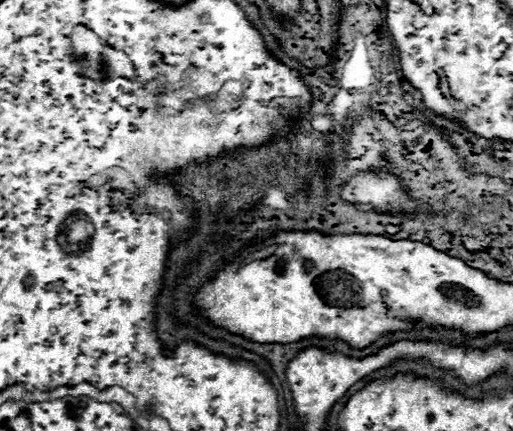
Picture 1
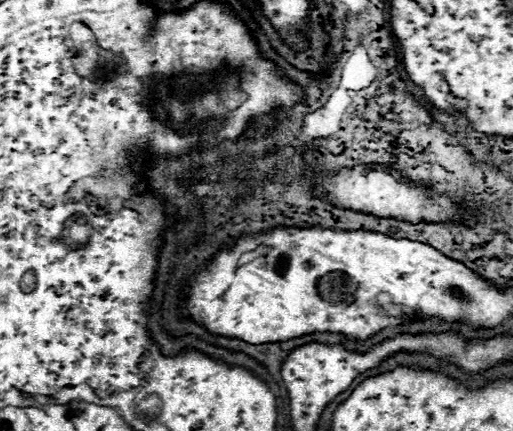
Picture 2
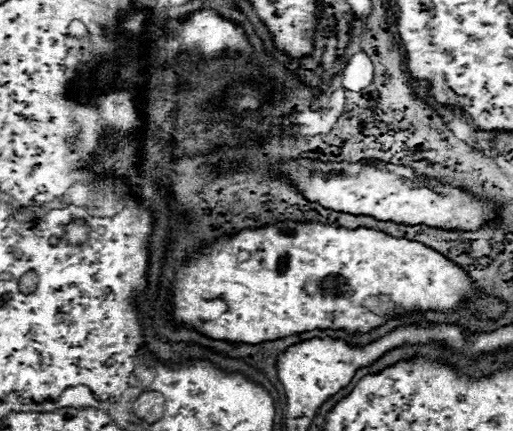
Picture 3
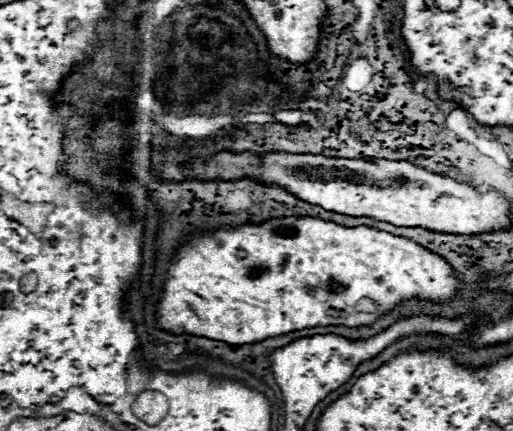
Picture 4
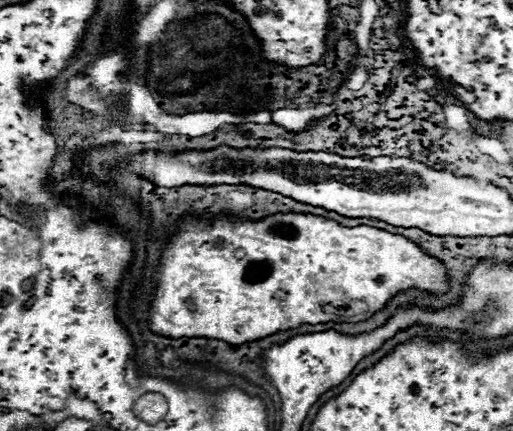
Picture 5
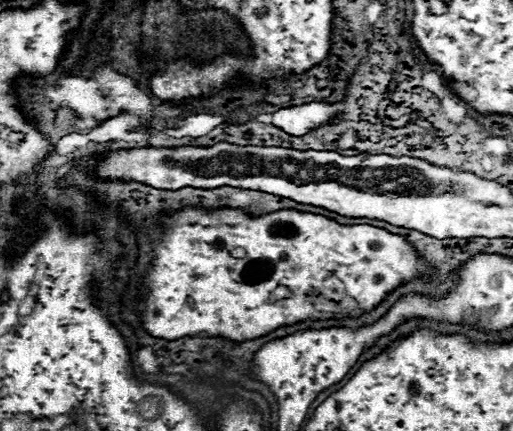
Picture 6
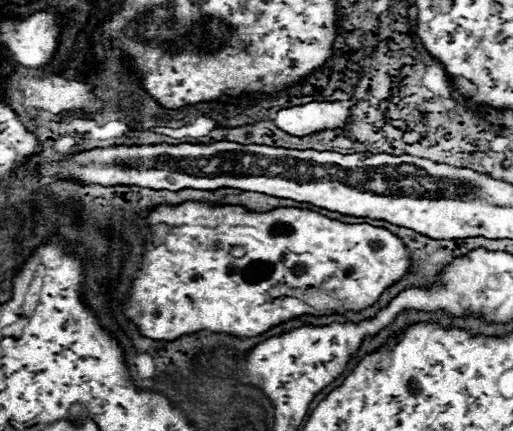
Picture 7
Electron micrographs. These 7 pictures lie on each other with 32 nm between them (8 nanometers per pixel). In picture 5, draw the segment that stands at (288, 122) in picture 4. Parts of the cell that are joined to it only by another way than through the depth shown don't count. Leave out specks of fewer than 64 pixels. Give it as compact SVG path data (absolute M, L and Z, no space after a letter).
M312 104L312 106L302 106L302 108L282 108L272 114L272 122L286 128L288 132L300 134L306 130L310 122L324 120L332 110L334 106L326 106L326 104Z

